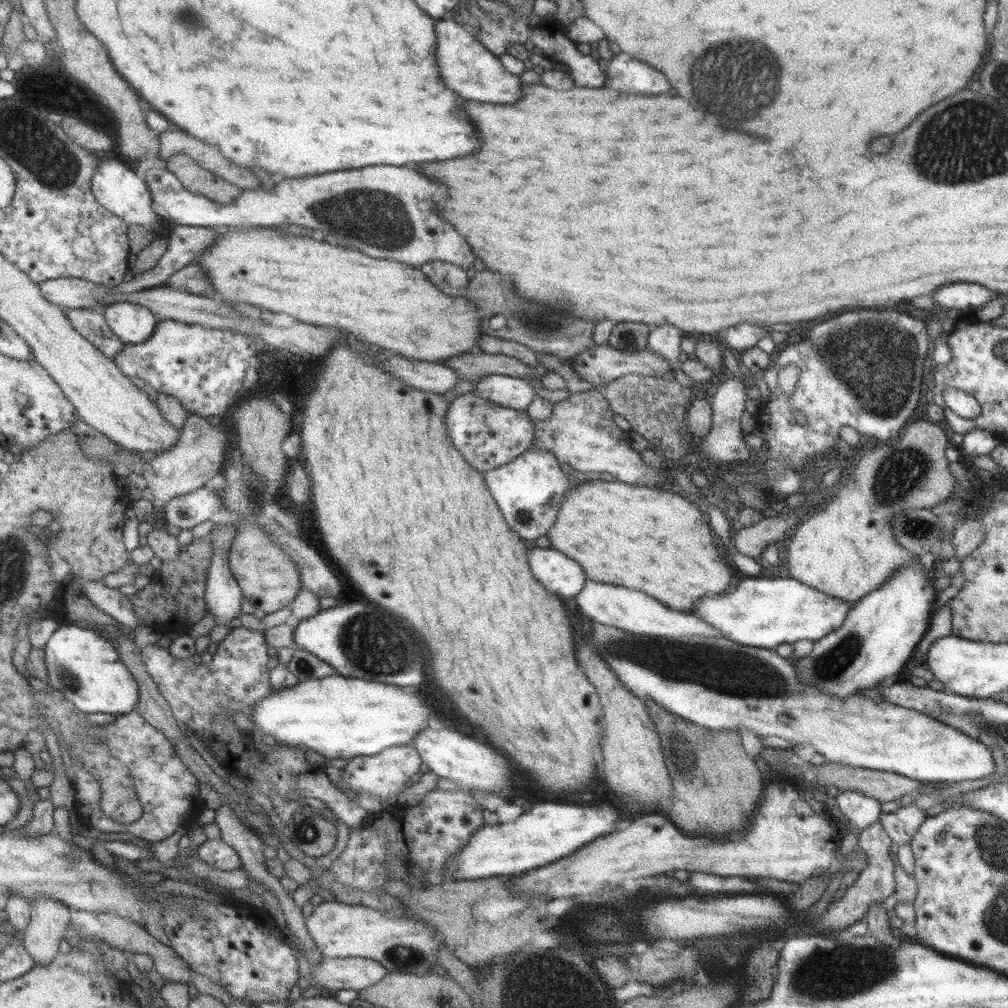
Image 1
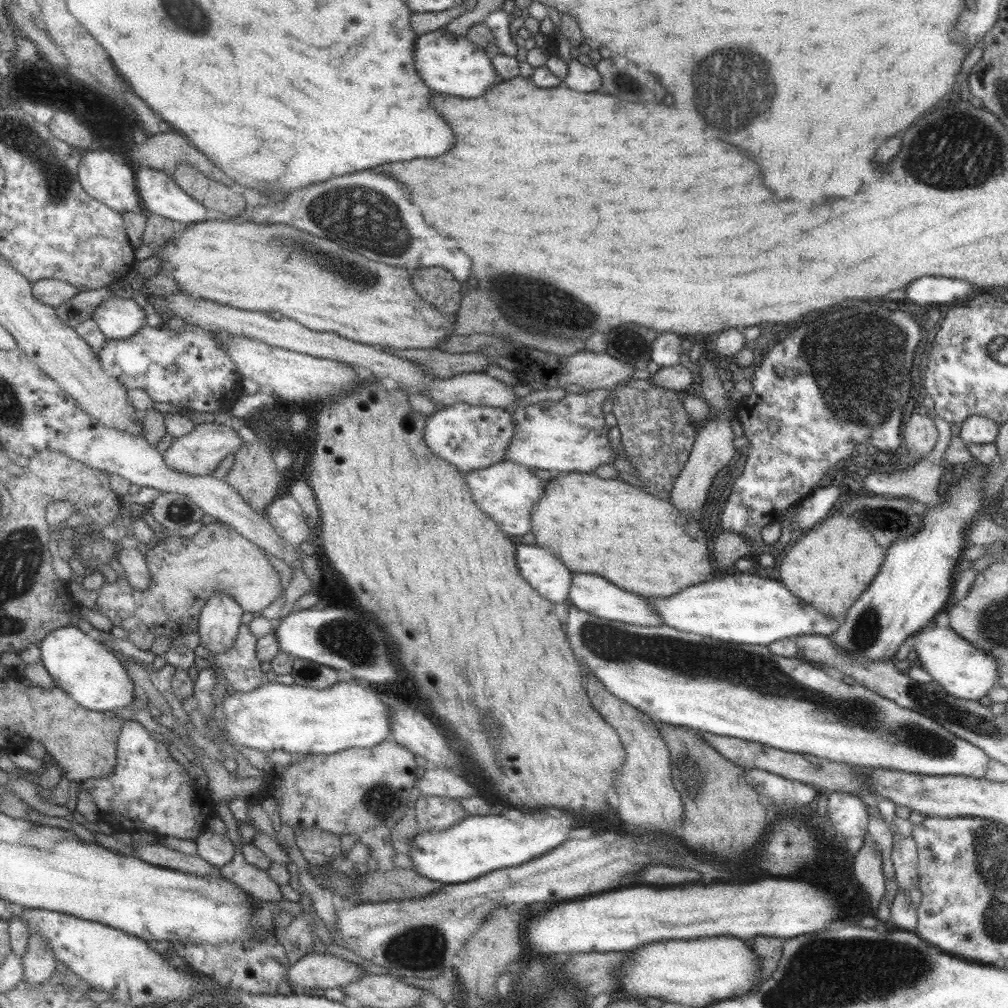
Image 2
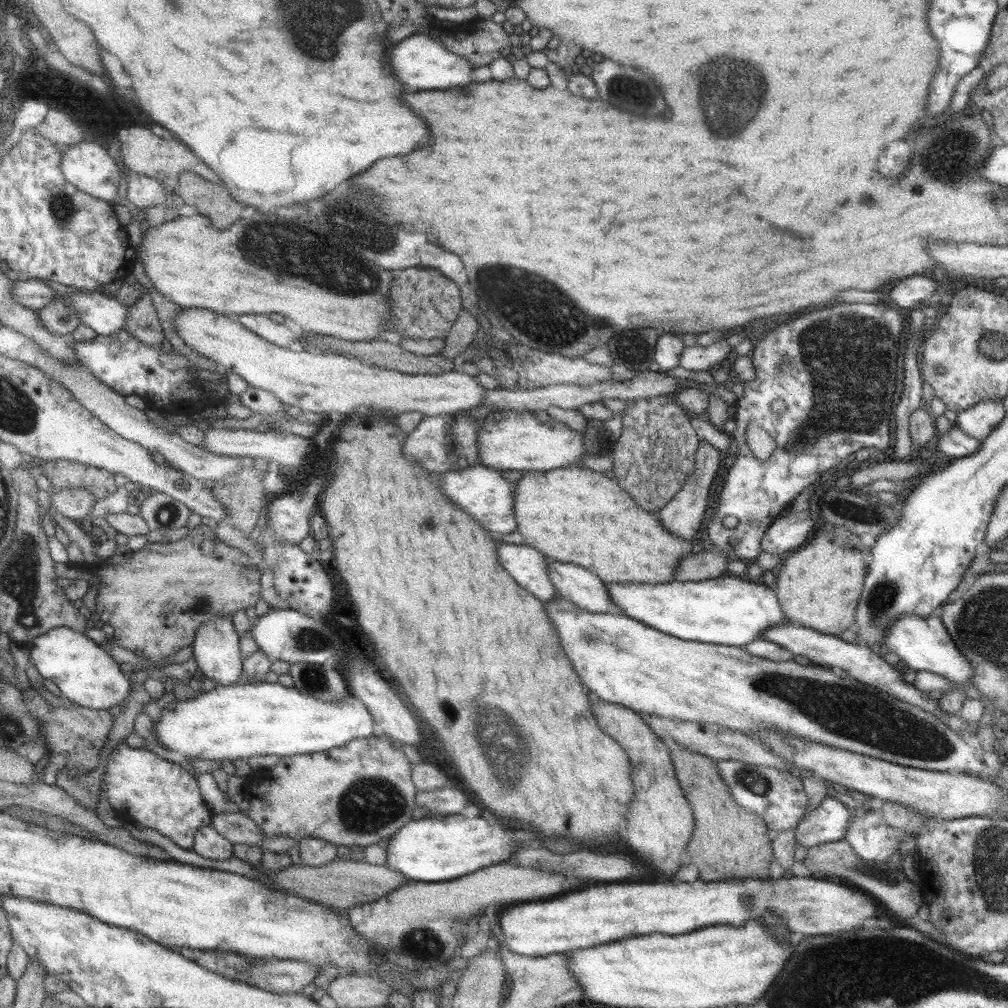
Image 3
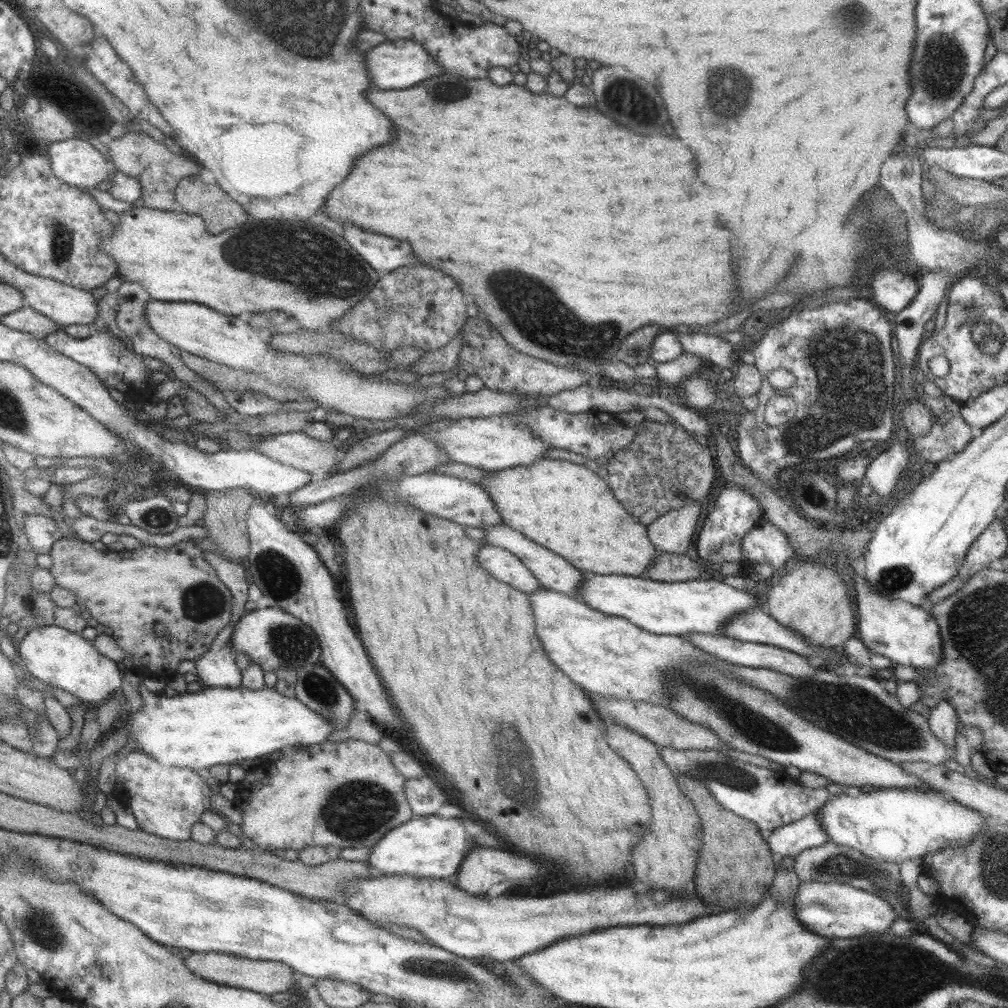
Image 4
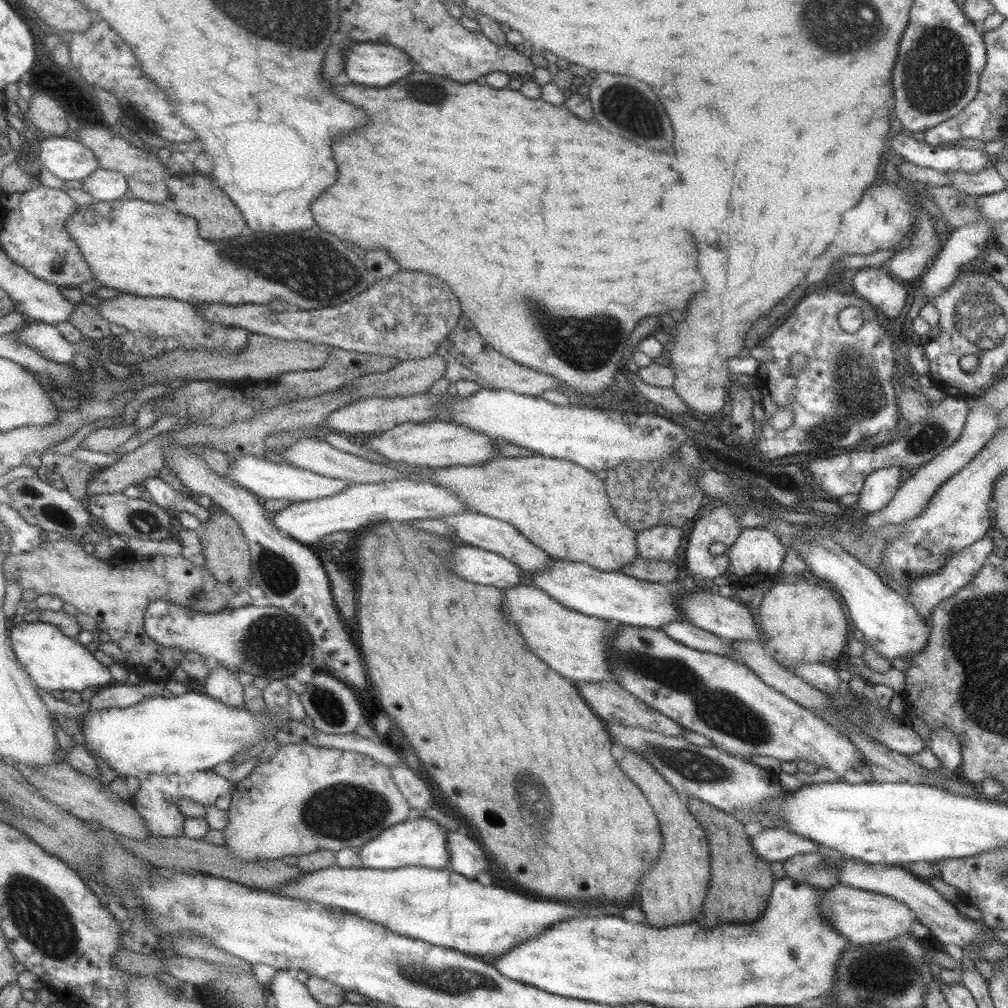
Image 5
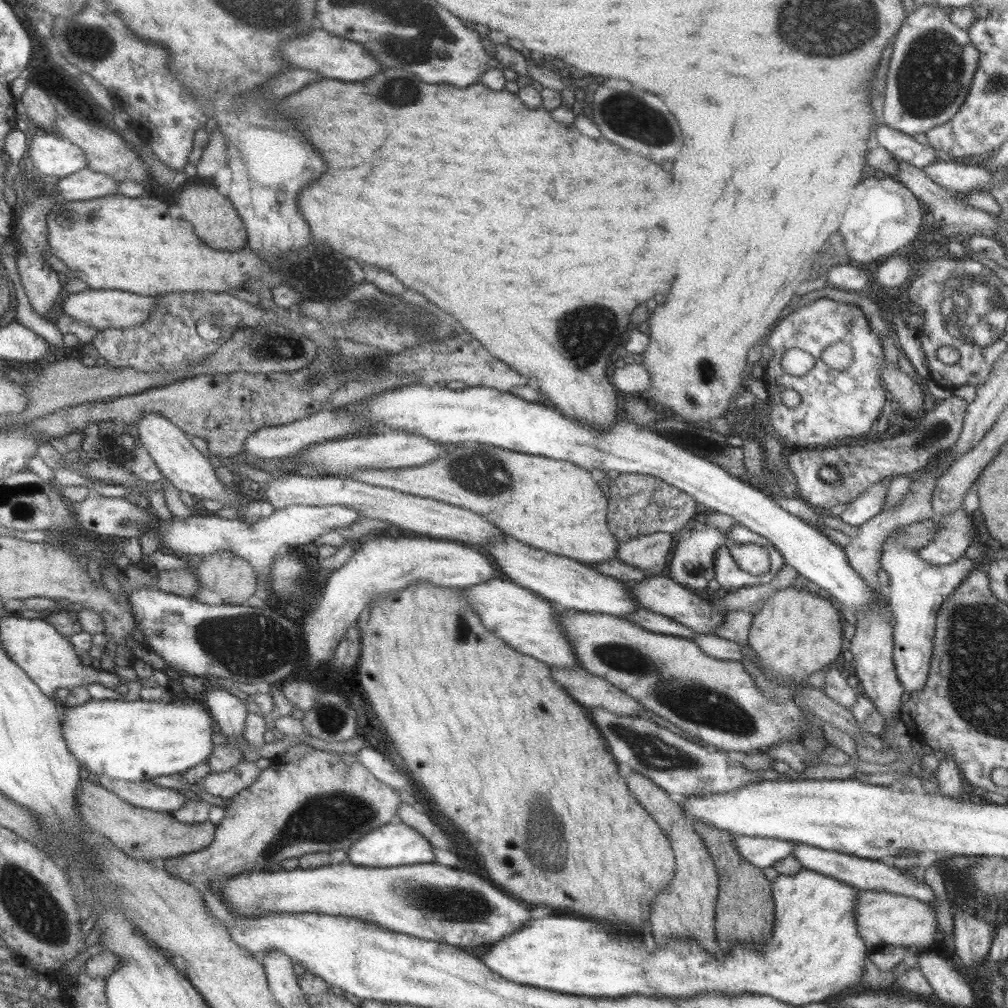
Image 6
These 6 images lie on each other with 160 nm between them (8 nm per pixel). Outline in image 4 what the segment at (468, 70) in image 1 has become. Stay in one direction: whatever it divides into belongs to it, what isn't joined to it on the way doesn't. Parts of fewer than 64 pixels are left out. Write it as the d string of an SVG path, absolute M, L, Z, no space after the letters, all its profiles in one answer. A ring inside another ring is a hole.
M397 39L381 41L377 46L372 46L364 51L367 78L373 86L381 90L391 88L409 88L429 76L439 76L444 70L433 60L426 50L418 43L411 40Z

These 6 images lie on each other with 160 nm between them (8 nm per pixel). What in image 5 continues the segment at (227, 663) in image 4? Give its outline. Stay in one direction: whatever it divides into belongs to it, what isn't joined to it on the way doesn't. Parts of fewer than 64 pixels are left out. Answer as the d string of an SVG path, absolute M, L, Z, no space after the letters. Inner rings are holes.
M217 665L205 679L205 695L221 701L225 706L239 708L244 704L243 694L244 688L239 682L234 682L231 672L221 665Z

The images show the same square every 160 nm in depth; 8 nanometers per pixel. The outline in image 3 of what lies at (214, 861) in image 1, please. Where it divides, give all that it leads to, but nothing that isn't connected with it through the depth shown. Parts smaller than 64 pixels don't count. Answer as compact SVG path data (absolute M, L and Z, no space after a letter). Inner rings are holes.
M207 825L199 827L194 832L192 850L211 860L225 860L232 857L232 842Z

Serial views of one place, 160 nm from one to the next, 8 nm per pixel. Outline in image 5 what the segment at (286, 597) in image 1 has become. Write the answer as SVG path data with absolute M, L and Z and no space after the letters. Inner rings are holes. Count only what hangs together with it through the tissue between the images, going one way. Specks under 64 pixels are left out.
M61 537L57 541L41 542L37 548L30 551L19 551L5 555L3 570L7 580L14 580L21 588L33 590L35 594L50 594L57 596L65 604L72 604L80 613L88 614L95 619L96 628L109 635L110 641L116 644L125 655L123 665L132 671L138 678L148 681L163 681L177 668L179 660L189 653L181 648L167 648L149 640L143 626L143 611L149 602L157 599L167 599L176 605L199 611L200 613L216 613L227 607L227 600L235 592L214 579L207 569L201 565L189 562L180 554L138 556L134 552L117 552L111 559L96 559L83 540Z

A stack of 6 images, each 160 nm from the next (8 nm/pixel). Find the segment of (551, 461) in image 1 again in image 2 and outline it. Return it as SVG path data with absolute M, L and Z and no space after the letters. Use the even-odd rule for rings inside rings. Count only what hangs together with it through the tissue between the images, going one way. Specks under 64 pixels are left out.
M503 461L489 465L487 468L464 473L464 481L470 490L473 502L498 526L501 532L511 535L516 540L530 532L530 508L535 500L542 496L544 489L542 486L545 482L540 481L532 472L533 469L526 466Z

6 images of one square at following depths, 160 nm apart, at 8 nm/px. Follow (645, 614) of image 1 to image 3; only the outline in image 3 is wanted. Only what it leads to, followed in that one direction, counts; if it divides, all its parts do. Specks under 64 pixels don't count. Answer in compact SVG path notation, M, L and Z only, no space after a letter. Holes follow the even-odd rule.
M548 557L544 561L549 582L554 586L557 596L588 611L609 613L616 610L607 596L604 582L590 570Z

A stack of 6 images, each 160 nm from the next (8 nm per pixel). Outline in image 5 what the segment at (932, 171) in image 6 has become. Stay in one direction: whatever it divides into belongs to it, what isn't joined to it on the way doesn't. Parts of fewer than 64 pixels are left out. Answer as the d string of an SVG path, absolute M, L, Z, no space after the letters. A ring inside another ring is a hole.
M989 165L979 172L945 172L951 187L962 194L975 198L980 195L994 194L1005 189L1007 183L1001 179L994 167Z

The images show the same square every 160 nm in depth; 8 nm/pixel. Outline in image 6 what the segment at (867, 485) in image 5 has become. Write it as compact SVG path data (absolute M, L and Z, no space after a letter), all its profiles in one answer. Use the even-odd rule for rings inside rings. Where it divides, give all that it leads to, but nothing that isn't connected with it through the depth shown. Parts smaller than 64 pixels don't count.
M881 481L867 487L845 505L845 509L838 515L839 520L856 527L863 524L863 522L880 512L886 491L887 487L882 485Z

